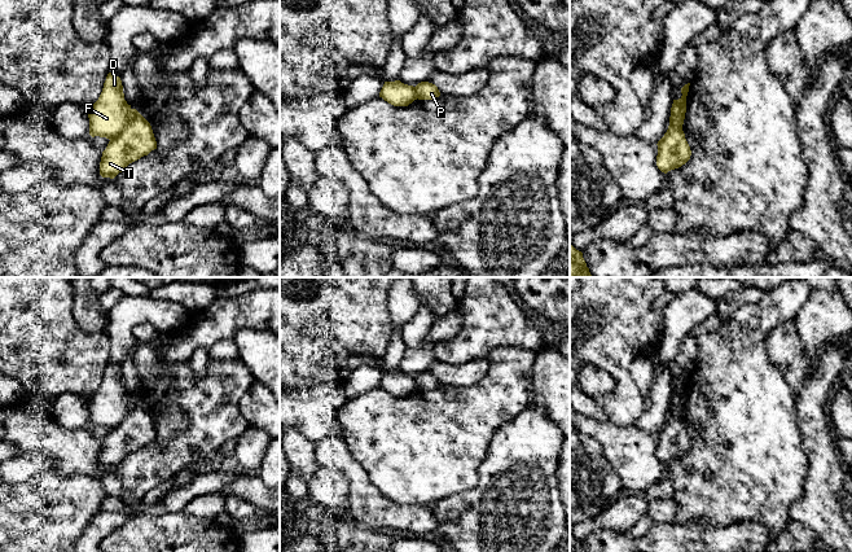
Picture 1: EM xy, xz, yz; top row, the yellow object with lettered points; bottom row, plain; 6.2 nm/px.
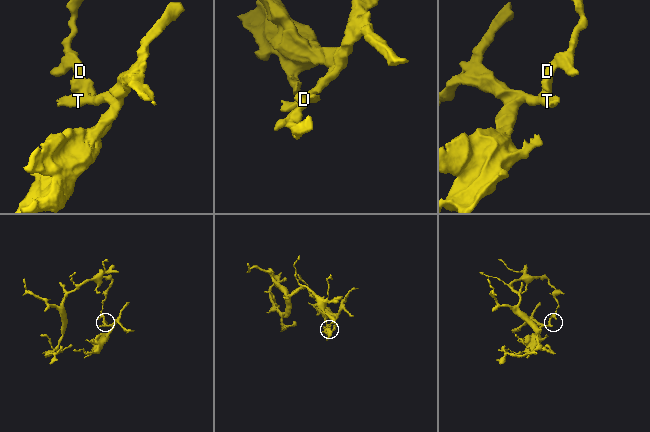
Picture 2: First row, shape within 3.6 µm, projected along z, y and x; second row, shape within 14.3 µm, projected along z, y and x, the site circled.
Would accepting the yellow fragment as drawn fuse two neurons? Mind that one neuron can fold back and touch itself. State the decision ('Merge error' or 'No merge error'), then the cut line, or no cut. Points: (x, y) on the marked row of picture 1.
Merge error. Split along xy (131, 109), (126, 127), (110, 140)

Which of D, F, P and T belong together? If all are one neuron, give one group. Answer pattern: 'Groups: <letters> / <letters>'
Groups: D F / P T

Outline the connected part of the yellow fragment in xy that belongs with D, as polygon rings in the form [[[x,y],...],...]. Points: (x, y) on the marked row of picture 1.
[[[109,73],[98,100],[88,109],[89,135],[109,140],[117,137],[126,128],[129,110],[120,78]]]

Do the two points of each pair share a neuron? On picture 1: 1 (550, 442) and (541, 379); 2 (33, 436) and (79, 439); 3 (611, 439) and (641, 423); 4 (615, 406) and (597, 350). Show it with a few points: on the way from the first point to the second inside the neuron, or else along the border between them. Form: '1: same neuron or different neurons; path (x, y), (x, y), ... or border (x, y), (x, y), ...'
1: different neurons; border (530, 403), (539, 407), (556, 425)
2: same neuron; path (44, 437), (67, 439)
3: different neurons; border (632, 425), (655, 434)
4: same neuron; path (620, 391), (620, 373), (611, 364)

